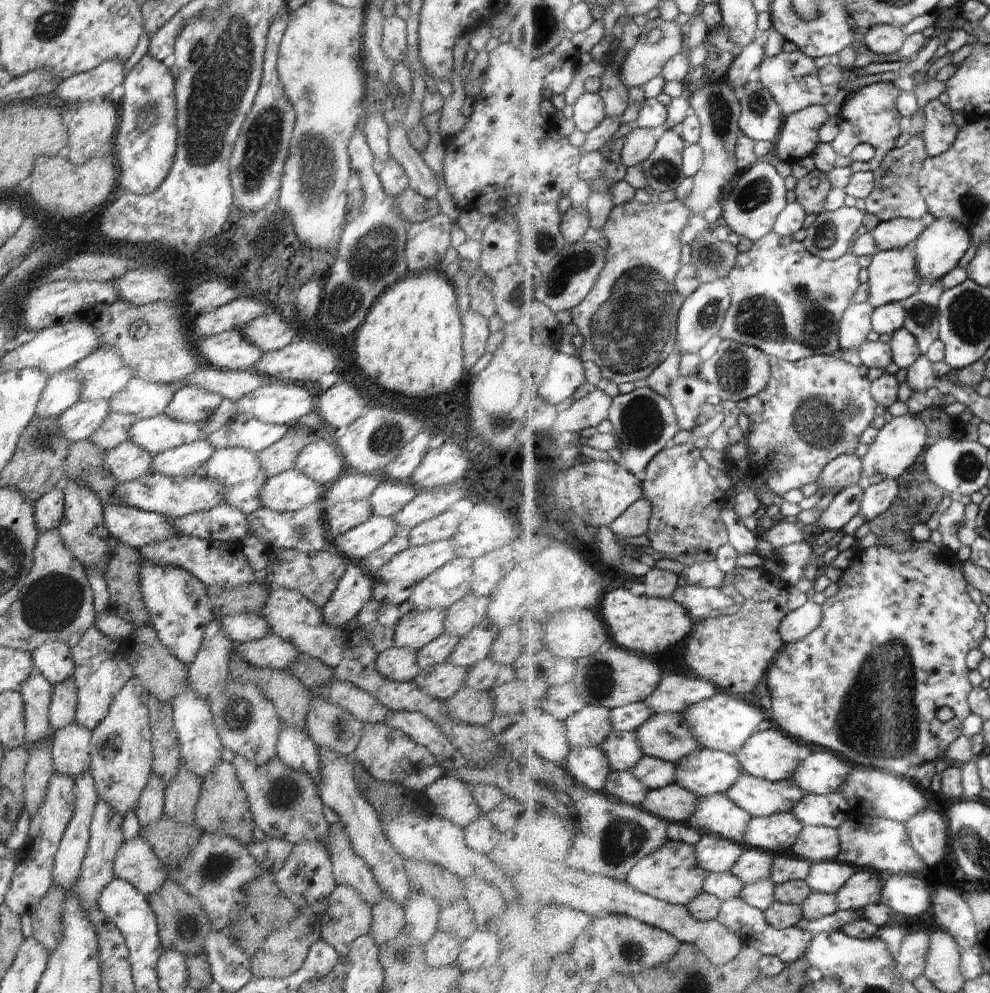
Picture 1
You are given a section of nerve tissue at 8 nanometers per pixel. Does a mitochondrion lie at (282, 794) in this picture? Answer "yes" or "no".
yes

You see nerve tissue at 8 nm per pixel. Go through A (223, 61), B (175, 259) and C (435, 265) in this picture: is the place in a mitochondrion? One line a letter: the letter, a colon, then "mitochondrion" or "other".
A: mitochondrion
B: other
C: other

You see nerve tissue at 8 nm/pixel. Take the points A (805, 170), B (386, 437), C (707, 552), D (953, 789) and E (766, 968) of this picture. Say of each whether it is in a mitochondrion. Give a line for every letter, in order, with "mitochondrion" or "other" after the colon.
A: other
B: mitochondrion
C: other
D: other
E: other

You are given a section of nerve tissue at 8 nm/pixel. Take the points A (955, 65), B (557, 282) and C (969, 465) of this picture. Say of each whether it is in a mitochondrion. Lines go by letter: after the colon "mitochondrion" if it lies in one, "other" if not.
A: other
B: mitochondrion
C: mitochondrion

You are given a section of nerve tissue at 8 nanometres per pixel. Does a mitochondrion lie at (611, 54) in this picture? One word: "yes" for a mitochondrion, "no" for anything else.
yes

